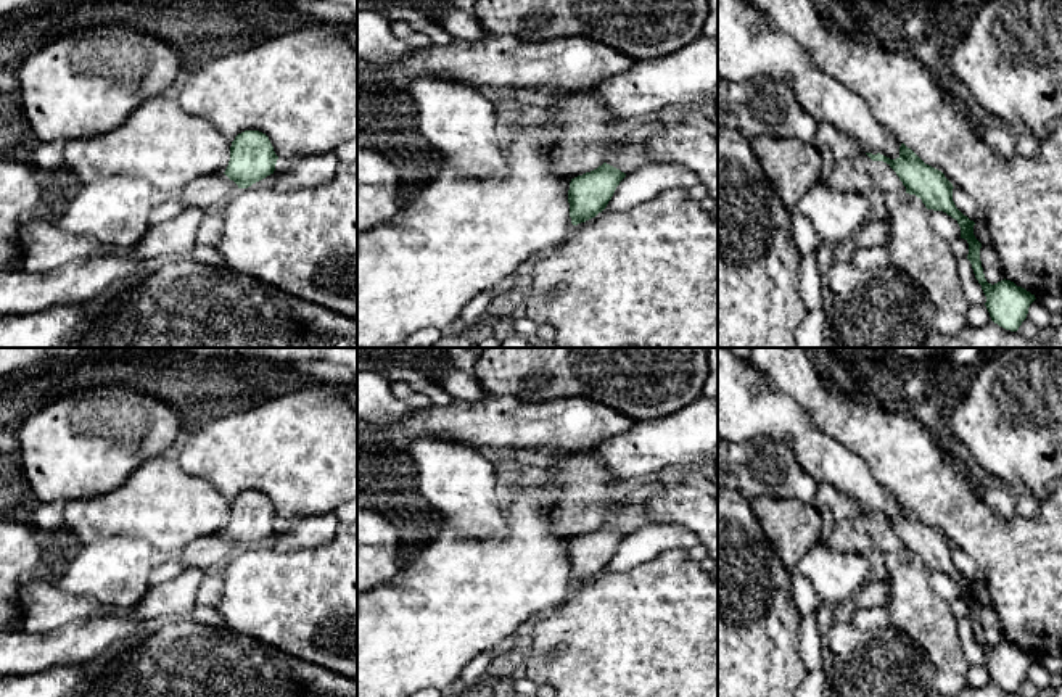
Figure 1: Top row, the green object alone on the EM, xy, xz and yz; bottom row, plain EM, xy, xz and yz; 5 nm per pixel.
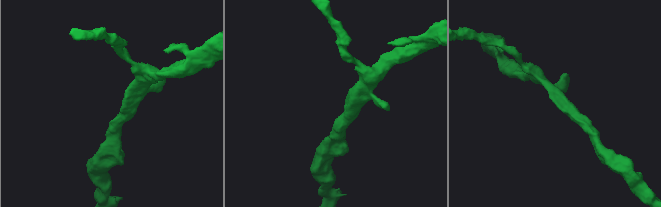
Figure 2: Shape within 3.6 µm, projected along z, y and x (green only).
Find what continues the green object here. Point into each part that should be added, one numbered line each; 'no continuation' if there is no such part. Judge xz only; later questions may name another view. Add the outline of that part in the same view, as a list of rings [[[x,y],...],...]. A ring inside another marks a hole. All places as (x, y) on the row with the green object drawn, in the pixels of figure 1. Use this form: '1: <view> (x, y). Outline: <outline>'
no continuation

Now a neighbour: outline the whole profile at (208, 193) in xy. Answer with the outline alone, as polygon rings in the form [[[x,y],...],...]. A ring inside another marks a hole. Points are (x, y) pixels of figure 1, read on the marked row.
[[[224,172],[196,179],[185,185],[179,201],[187,208],[214,211],[219,209],[235,192],[238,185]]]

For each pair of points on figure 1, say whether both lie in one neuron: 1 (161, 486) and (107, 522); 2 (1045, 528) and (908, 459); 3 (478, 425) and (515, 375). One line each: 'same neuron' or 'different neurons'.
1: same neuron
2: same neuron
3: different neurons

